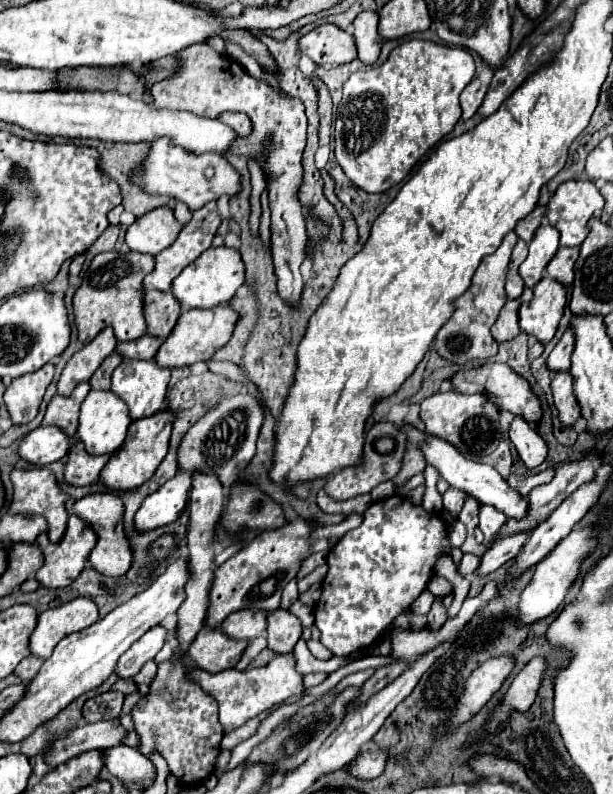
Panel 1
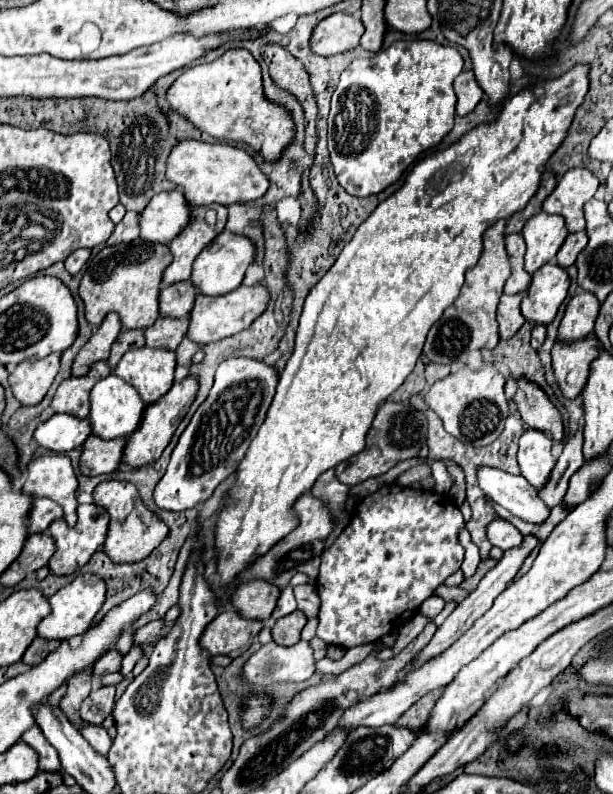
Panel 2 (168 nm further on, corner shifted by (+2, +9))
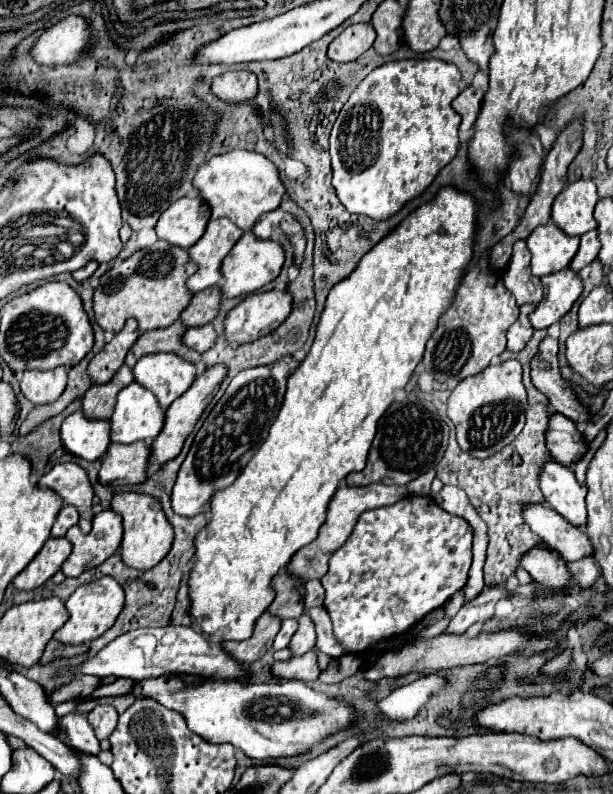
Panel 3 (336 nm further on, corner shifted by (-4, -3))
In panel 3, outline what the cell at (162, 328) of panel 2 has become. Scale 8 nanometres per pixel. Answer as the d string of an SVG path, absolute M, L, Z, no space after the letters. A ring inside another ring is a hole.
M210 324L200 326L200 328L186 328L186 336L182 336L182 344L196 352L208 350L216 340L216 332L212 330Z

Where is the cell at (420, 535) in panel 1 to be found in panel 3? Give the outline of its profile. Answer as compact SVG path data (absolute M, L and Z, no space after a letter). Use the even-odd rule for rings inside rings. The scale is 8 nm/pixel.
M406 496L392 506L368 510L360 516L354 532L330 558L330 568L320 580L326 590L324 608L334 624L336 642L346 654L364 654L380 640L412 630L428 612L446 604L454 592L462 590L472 564L472 526L442 510L428 496Z

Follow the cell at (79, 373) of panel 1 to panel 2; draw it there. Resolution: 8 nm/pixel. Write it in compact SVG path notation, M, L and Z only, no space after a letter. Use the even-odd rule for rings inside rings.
M116 312L108 314L104 318L104 322L94 330L92 338L76 354L74 364L72 364L72 376L84 376L94 362L108 360L110 346L114 344L114 340L120 334L120 330L122 330L120 316Z

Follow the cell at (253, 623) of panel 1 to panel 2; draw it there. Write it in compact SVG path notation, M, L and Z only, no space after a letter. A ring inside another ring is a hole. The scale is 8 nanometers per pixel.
M262 578L246 580L234 592L232 606L242 616L248 616L250 620L266 622L276 606L278 596L280 596L280 588L276 584L270 584Z

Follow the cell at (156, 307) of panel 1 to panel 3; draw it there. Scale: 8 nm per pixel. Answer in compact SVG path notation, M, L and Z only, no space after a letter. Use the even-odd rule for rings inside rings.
M210 286L192 296L190 304L182 310L180 320L182 320L182 324L186 324L186 328L204 326L214 320L216 312L218 312L218 304L220 304L220 290L218 290L218 286Z

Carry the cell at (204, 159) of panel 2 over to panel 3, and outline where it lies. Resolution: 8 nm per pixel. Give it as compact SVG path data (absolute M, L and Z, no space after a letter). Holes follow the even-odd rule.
M230 150L226 154L212 156L198 168L192 186L210 206L212 218L230 218L242 230L250 230L260 214L276 210L284 196L278 168L262 154L248 150Z

